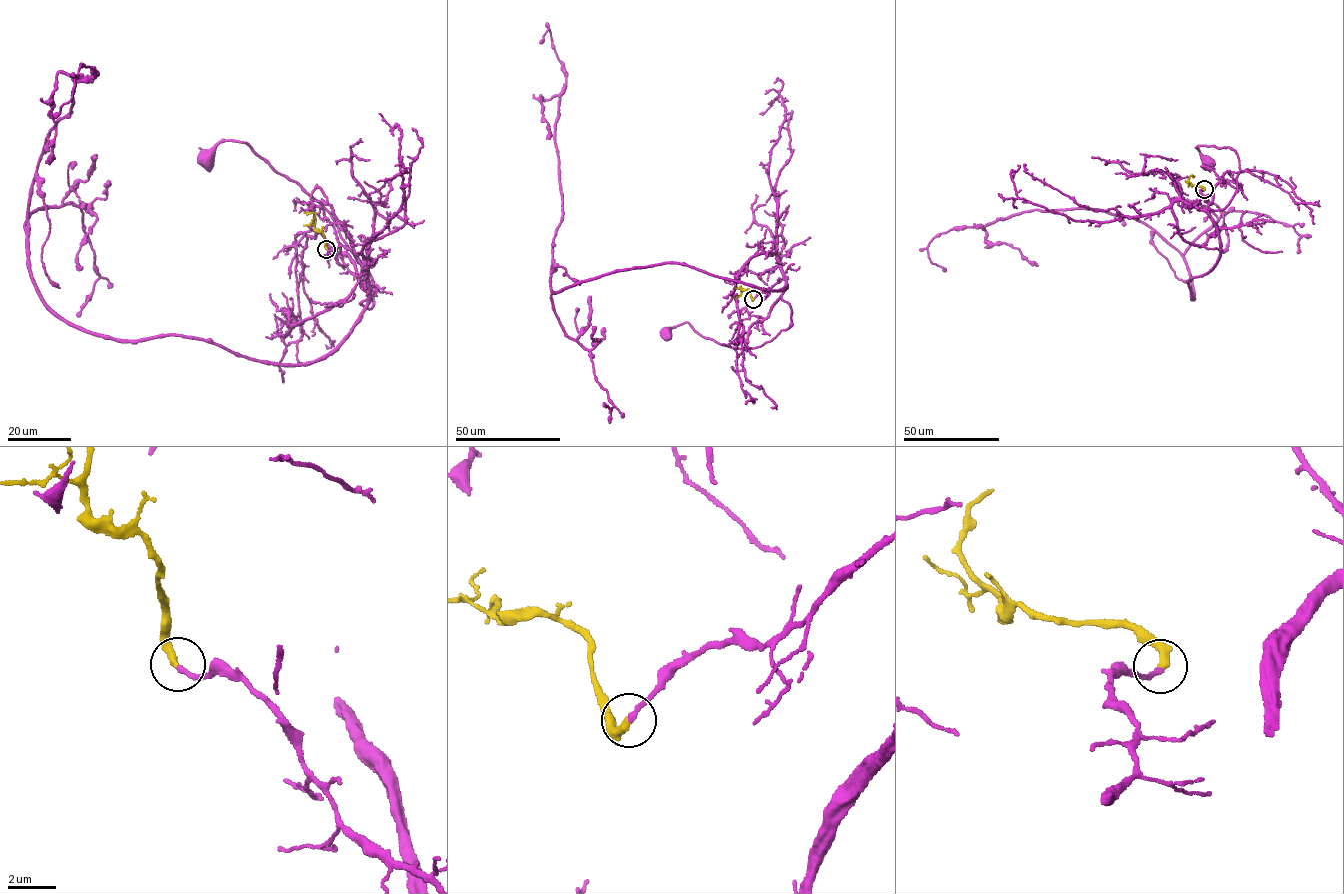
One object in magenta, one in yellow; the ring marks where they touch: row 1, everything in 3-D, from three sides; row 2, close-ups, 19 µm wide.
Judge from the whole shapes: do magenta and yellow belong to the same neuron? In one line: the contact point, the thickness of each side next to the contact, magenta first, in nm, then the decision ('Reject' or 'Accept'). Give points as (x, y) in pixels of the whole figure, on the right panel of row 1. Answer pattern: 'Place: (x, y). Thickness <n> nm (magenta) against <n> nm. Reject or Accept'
Place: (1204, 189). Thickness 200 nm (magenta) against 300 nm. Accept

